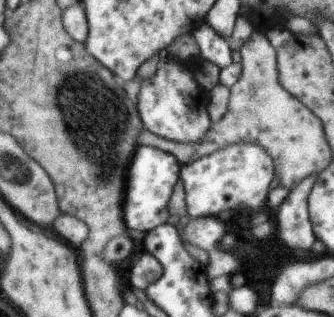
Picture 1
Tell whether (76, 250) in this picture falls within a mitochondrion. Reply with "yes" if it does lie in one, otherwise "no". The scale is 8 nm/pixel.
no

